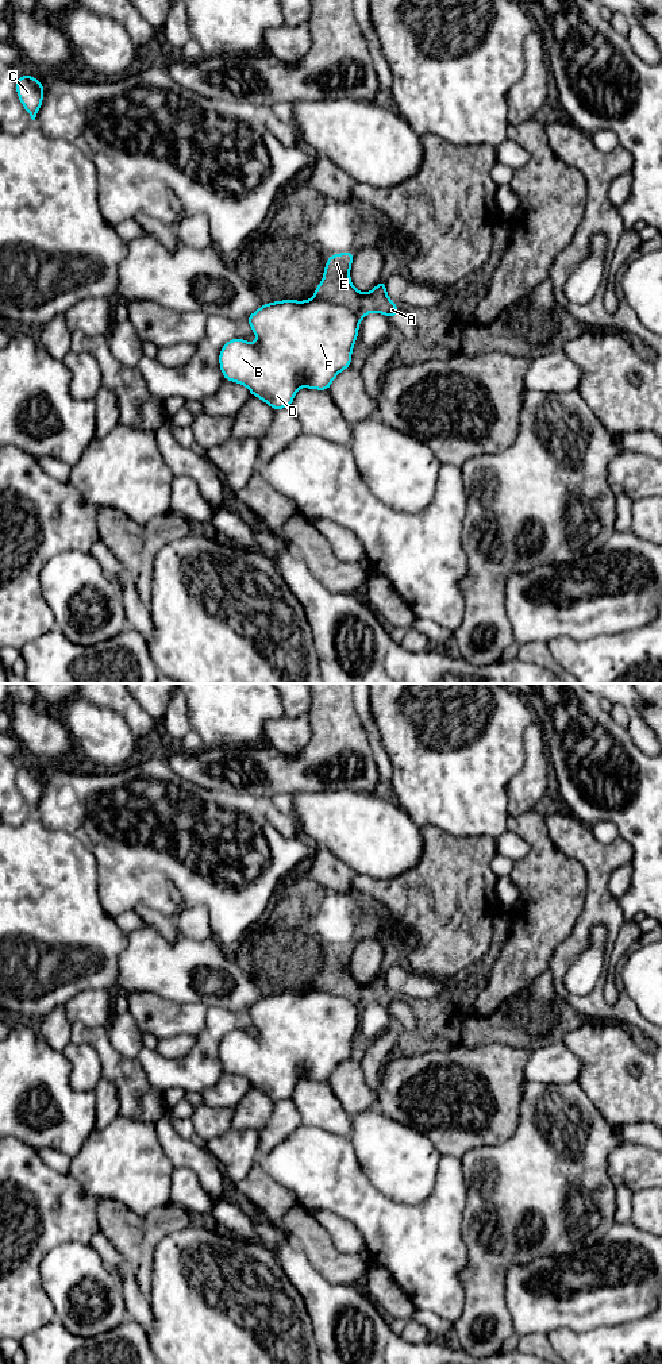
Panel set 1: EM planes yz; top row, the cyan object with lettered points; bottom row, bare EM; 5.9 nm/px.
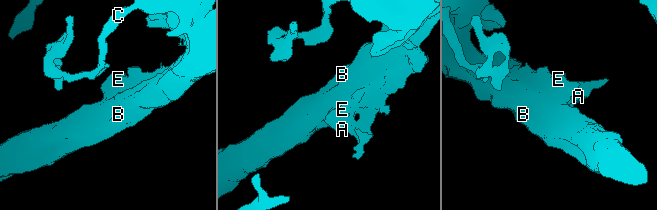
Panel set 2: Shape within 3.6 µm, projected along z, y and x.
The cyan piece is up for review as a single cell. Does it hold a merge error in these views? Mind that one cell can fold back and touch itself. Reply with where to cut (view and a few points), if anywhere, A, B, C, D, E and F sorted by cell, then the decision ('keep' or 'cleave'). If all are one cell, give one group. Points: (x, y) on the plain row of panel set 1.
yz (314, 989), (346, 997), (358, 1013) | A E / B C D F | cleave

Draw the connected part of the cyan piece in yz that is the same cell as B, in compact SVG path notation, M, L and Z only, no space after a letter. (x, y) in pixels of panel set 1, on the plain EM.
M320 990L307 993L282 991L262 995L245 1010L258 1034L245 1030L226 1033L219 1045L223 1070L249 1079L250 1086L272 1101L292 1099L299 1079L328 1083L334 1070L350 1059L351 1043L358 1029L359 1013L355 1005L336 994Z

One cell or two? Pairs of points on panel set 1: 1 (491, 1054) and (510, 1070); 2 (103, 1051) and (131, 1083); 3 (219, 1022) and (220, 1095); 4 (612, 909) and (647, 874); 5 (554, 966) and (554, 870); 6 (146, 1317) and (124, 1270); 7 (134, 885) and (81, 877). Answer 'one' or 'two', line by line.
1: one
2: one
3: two
4: two
5: two
6: one
7: two

